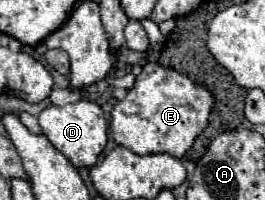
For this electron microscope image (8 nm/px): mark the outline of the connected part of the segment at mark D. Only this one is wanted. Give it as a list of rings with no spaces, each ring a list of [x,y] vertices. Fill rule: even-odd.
[[[79,99],[65,107],[49,105],[39,113],[37,119],[43,129],[43,135],[47,135],[53,147],[59,149],[71,161],[71,165],[79,169],[79,167],[93,167],[99,161],[99,155],[107,145],[107,119],[97,103]]]

